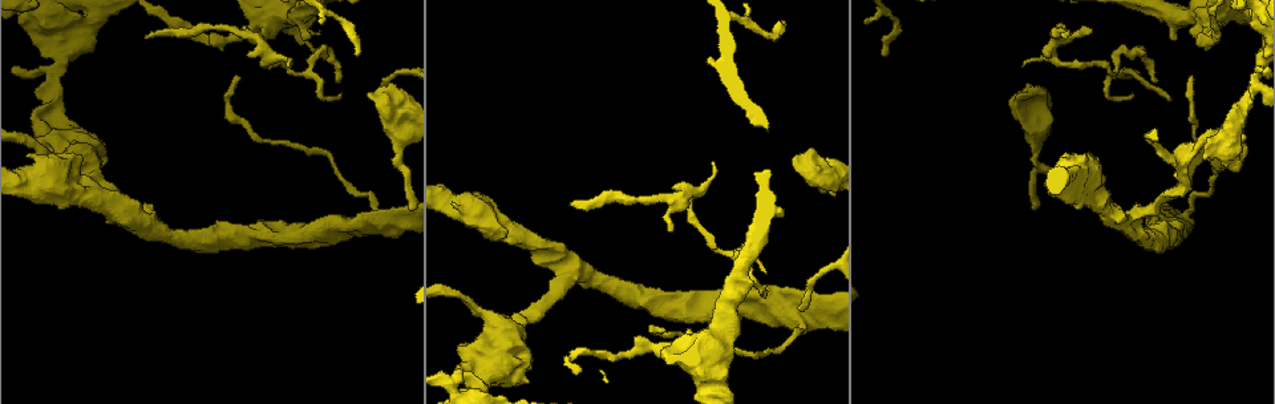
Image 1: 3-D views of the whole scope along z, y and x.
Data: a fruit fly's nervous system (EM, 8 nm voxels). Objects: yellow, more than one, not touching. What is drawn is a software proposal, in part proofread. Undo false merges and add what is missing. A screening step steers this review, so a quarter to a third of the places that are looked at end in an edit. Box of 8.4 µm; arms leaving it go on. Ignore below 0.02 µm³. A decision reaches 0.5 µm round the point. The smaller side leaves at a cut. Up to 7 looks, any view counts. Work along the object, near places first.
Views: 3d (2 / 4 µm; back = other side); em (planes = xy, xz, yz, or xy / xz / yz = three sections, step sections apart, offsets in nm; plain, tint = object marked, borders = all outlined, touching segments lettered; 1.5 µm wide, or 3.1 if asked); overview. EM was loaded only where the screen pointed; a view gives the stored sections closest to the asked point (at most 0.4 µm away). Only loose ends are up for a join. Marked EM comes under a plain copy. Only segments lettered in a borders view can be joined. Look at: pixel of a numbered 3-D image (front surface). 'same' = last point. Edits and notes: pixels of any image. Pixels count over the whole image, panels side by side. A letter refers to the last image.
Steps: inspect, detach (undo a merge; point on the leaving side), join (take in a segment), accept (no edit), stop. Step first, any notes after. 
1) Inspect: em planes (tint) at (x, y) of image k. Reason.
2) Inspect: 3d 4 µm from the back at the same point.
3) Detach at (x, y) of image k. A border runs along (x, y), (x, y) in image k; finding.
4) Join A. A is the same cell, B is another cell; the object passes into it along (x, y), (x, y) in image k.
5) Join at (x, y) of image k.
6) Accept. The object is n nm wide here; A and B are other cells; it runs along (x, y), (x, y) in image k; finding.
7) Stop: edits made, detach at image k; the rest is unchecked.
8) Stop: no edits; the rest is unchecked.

Inspect: 3d 4 µm at (1176, 159) of image 1. Sudden change in width.

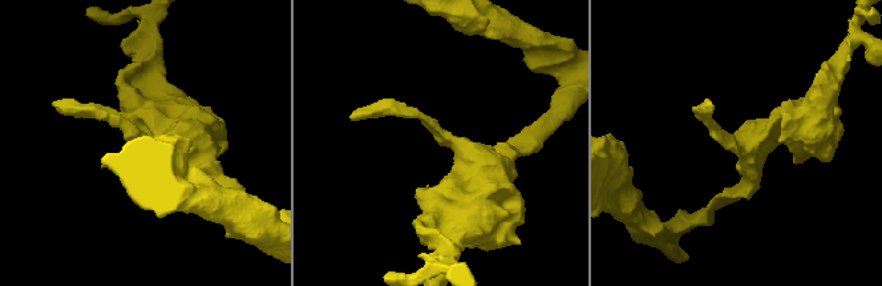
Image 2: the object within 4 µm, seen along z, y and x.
Inspect: em planes (borders) at (456, 143) of image 2. Now the EM.

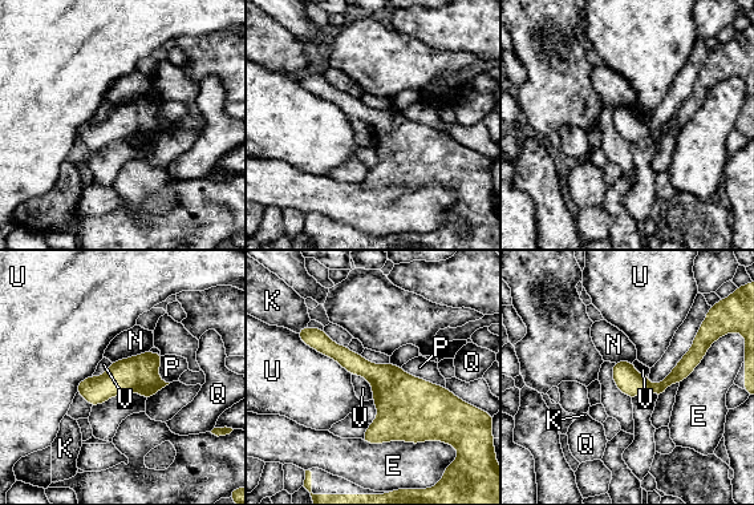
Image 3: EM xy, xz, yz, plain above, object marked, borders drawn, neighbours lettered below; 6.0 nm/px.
Accept. E, K, N, P, Q, U and V are other cells; it runs along (702, 350), (661, 387), (616, 378) in image 3; continuous, no second neuron.

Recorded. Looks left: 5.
Inspect: 3d 2 µm at (481, 387) of image 1. Sudden change in width.

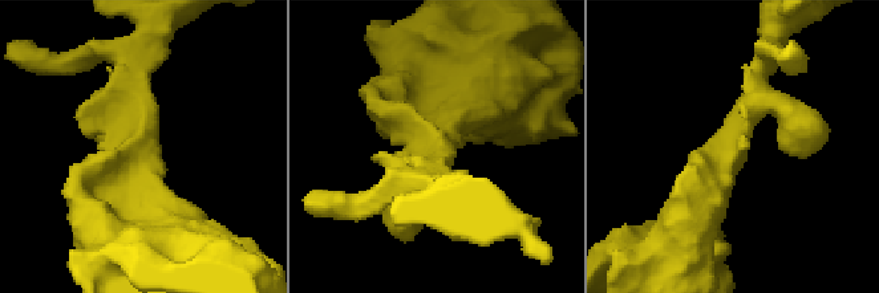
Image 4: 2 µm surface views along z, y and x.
Inspect: em planes (borders) at (141, 158) of image 4.

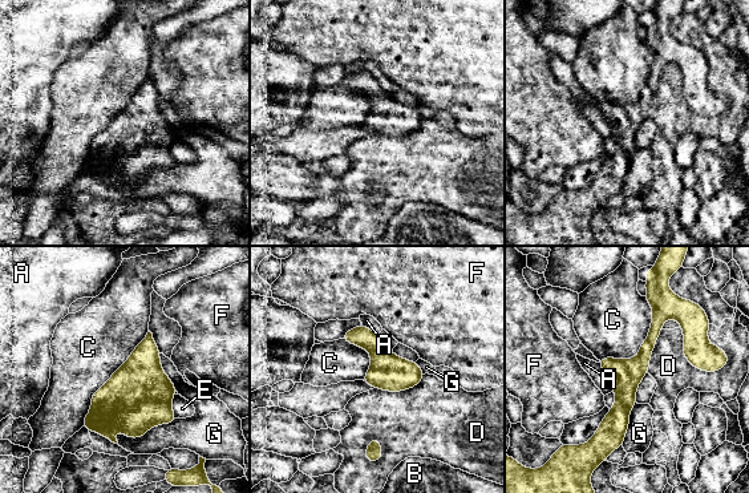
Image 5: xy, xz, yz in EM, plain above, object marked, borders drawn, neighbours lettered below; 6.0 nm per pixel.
Accept. A, B, C, D, E, F and G are other cells; it runs along (709, 367), (689, 327), (665, 315), (595, 440) in image 5; one neuron here.

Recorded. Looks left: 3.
Inspect: em planes (tint) at (317, 49) of image 1. Sharp bend.

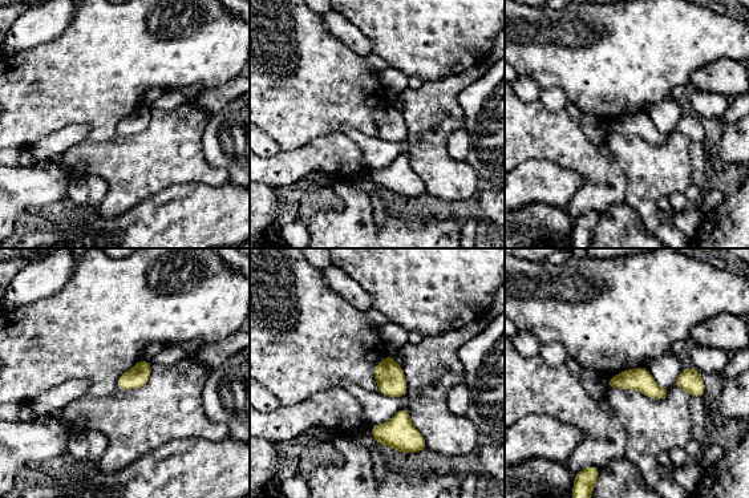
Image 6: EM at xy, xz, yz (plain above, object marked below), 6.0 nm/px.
Inspect: em planes (borders) at the same point.

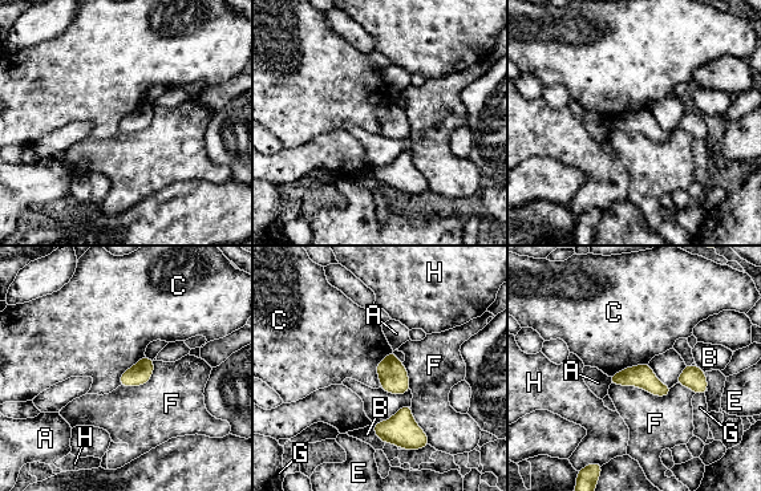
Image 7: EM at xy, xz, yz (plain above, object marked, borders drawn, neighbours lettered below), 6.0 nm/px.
Accept. The longest contact is with F, 500 nm; A, B, C, E, F, G and H are other cells; a border runs along (392, 349), (376, 365), (379, 386) in image 7; all the same neuron.

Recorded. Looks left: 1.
Stop: no edits; the rest is unchecked.

